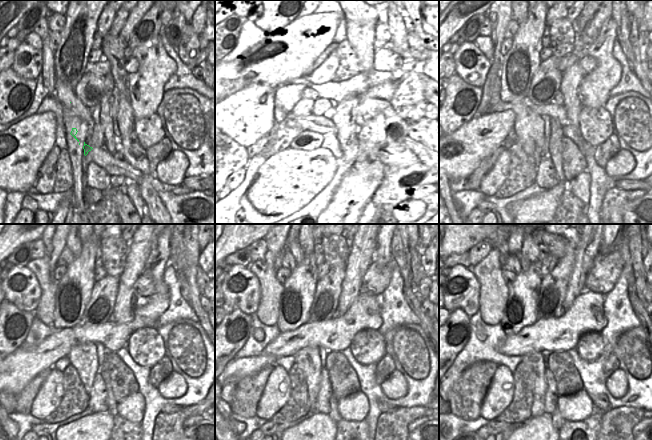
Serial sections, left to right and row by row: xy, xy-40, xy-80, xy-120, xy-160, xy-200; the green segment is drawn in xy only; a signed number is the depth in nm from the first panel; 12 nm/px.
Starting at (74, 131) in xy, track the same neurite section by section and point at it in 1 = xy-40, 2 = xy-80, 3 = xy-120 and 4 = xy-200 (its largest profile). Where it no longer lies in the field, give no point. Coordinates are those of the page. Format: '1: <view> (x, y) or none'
1: xy-40 (309, 140)
2: xy-80 (530, 130)
3: xy-120 (83, 357)
4: xy-200 (535, 359)

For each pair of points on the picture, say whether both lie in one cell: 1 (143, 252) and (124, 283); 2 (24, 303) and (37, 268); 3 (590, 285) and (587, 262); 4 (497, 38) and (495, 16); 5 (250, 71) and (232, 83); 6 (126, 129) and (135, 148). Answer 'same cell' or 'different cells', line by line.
1: same cell
2: different cells
3: different cells
4: same cell
5: different cells
6: same cell

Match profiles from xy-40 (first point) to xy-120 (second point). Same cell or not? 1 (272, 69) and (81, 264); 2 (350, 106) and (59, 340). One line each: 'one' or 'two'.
1: two
2: two

